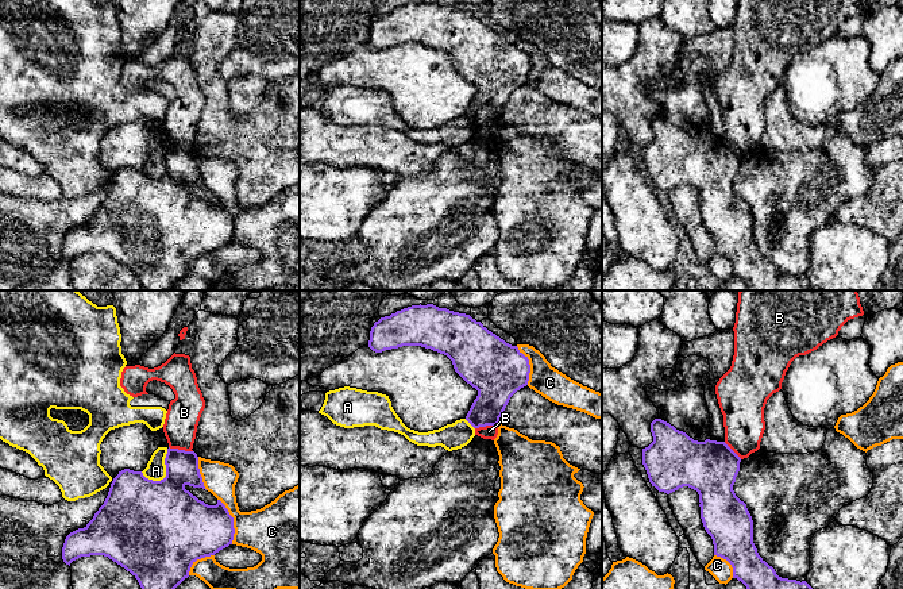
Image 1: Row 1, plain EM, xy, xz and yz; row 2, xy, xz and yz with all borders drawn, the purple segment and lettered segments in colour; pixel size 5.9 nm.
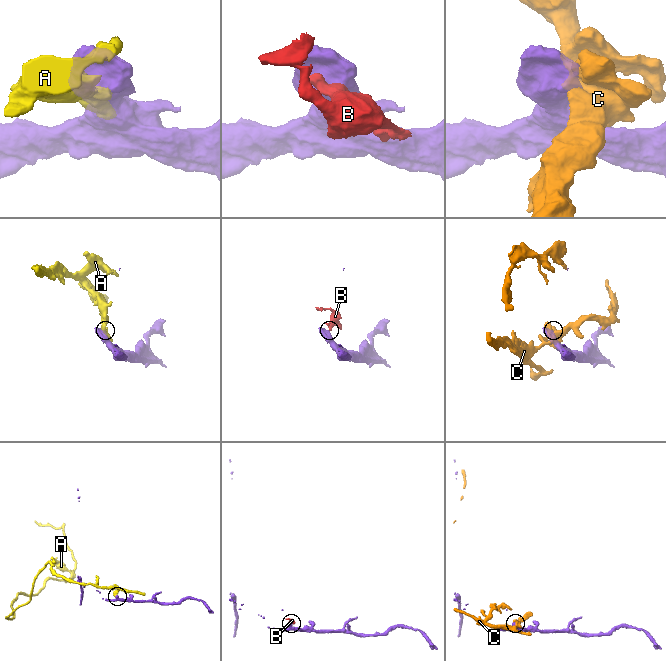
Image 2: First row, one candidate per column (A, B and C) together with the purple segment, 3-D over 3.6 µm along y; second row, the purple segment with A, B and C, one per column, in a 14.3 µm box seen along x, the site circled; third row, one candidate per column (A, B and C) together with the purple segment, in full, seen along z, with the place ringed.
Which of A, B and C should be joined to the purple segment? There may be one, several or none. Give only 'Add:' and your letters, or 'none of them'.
Add: none of them

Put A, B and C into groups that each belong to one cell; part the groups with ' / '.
A / B / C

